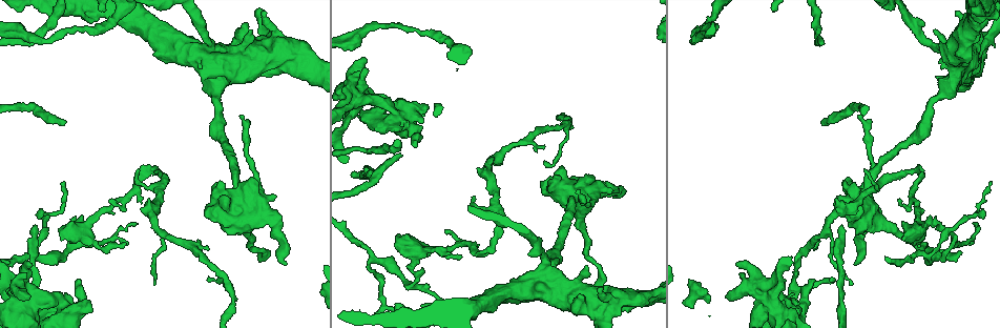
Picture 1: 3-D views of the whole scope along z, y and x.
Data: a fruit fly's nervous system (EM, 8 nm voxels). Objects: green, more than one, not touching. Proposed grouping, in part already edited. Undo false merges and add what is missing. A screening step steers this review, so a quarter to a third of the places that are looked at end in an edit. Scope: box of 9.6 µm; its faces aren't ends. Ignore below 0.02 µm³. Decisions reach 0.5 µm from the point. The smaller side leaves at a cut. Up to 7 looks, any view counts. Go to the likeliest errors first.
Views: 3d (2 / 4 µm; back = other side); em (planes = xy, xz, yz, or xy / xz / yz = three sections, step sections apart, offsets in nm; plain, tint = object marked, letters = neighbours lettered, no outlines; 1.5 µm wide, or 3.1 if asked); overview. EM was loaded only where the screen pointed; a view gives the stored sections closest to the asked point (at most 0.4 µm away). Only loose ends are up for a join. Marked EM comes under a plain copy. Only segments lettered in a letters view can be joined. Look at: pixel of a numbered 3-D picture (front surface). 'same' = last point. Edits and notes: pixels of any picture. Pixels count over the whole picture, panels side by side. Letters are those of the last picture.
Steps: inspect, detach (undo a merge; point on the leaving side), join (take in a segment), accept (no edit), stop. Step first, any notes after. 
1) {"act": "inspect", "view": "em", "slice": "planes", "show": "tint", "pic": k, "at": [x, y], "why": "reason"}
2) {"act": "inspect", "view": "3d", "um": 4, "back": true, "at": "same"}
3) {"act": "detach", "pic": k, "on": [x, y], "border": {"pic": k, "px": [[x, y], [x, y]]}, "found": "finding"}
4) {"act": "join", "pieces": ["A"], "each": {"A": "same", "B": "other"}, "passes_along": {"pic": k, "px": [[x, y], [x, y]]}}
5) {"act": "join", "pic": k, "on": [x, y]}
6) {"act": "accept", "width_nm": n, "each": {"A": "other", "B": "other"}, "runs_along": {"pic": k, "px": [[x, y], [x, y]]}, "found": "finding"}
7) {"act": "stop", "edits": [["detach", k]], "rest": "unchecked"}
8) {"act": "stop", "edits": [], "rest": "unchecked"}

{"act": "inspect", "view": "3d", "um": 4, "pic": 1, "at": [820, 122], "why": "an open end"}

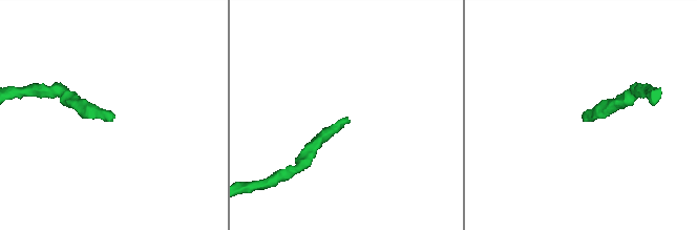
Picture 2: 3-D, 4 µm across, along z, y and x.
{"act": "inspect", "view": "em", "slice": "planes", "show": "letters", "pic": 2, "at": [347, 120], "why": "need the tissue"}

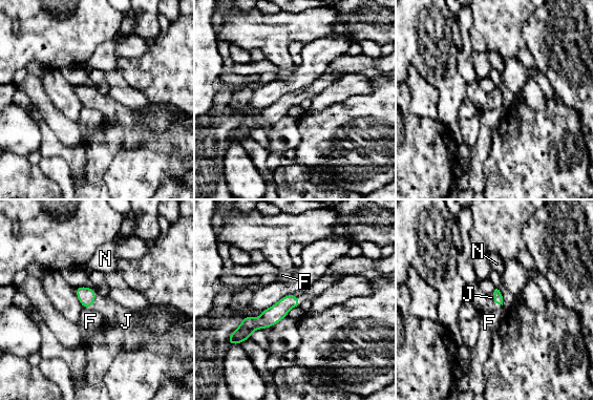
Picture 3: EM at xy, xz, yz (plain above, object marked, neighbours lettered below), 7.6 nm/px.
{"act": "join", "pieces": ["J"], "each": {"F": "other", "J": "same", "N": "other"}, "found": "the neuron continues"}

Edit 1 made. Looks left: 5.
{"act": "inspect", "view": "overview"}

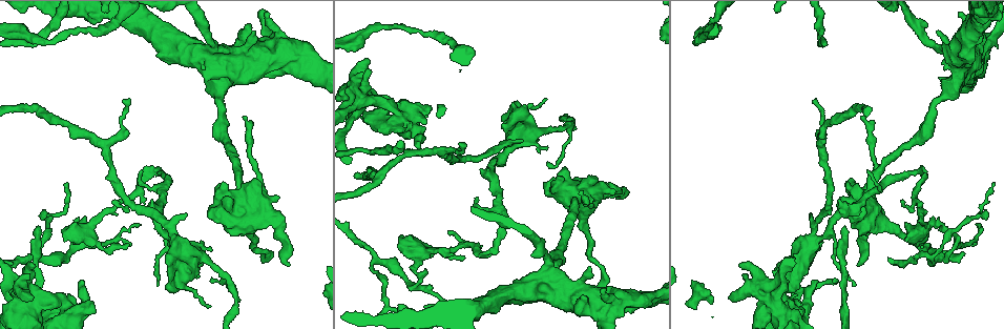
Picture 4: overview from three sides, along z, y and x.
{"act": "inspect", "view": "3d", "um": 4, "back": true, "pic": 4, "at": [298, 42], "why": "an open end"}

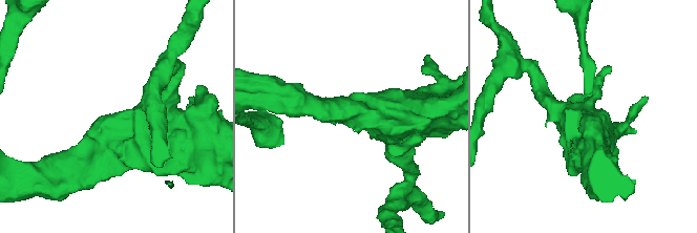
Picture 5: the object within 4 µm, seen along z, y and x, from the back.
{"act": "inspect", "view": "em", "slice": "planes", "show": "letters", "pic": 5, "at": [588, 115]}

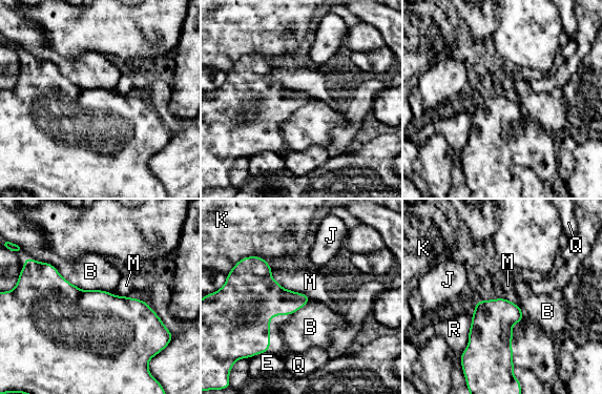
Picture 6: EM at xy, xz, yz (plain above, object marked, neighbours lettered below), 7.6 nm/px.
{"act": "accept", "longest_contact_nm": ["B", 400], "each": {"B": "other", "E": "other", "J": "other", "K": "other", "M": "other", "Q": "other", "R": "other"}, "found": "no lettered segment goes on from it"}

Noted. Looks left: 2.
{"act": "inspect", "view": "3d", "um": 2, "pic": 4, "at": [371, 171]}

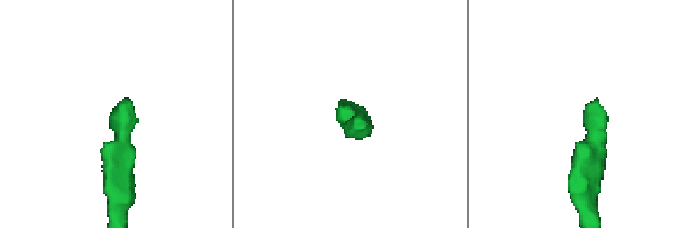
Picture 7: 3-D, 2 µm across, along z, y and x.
{"act": "inspect", "view": "em", "slice": "planes", "show": "letters", "pic": 7, "at": [357, 119]}

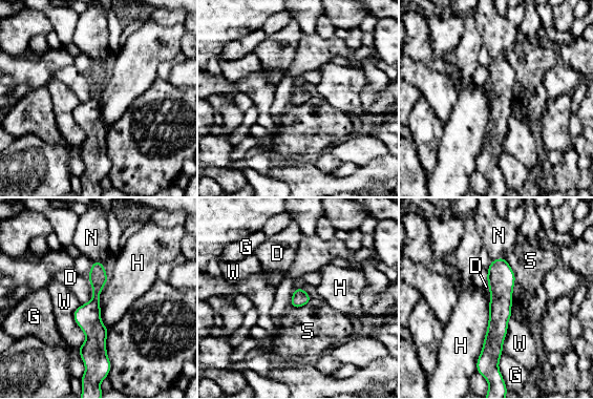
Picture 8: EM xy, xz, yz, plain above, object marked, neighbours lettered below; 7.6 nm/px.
{"act": "join", "pieces": ["N"], "longest_contact_nm": ["H", 600], "each": {"D": "other", "G": "other", "H": "other", "N": "same", "S": "other", "W": "other"}, "passes_along": {"pic": 8, "px": [[501, 278], [498, 258], [499, 235]]}, "found": "it goes on there"}

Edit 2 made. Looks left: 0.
{"act": "stop", "edits": [["join", 3], ["join", 8]], "rest": "unchecked"}

